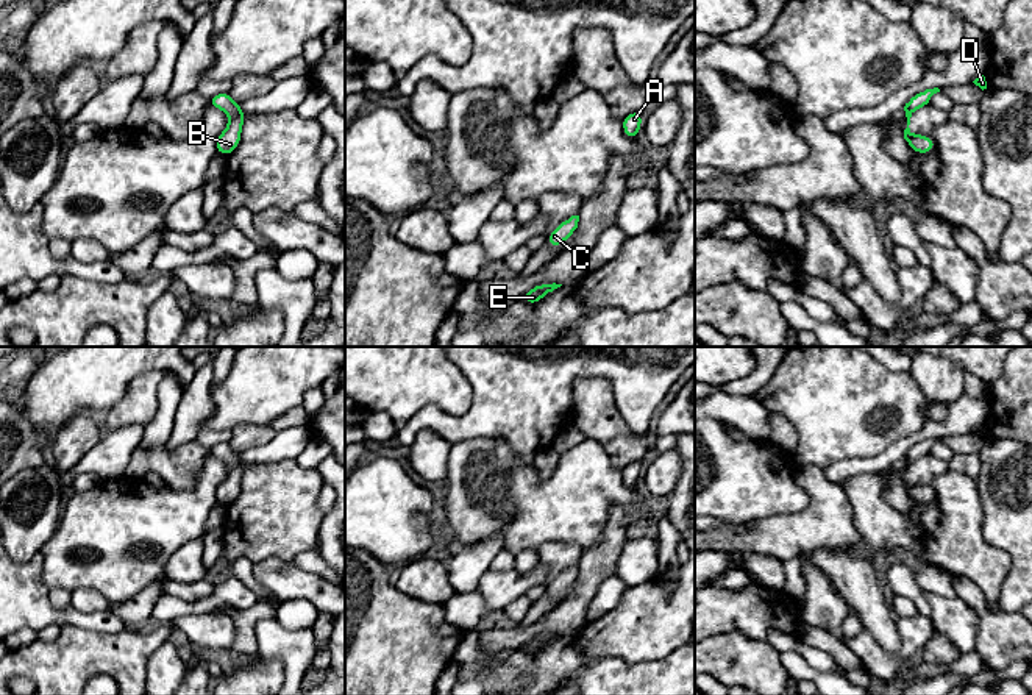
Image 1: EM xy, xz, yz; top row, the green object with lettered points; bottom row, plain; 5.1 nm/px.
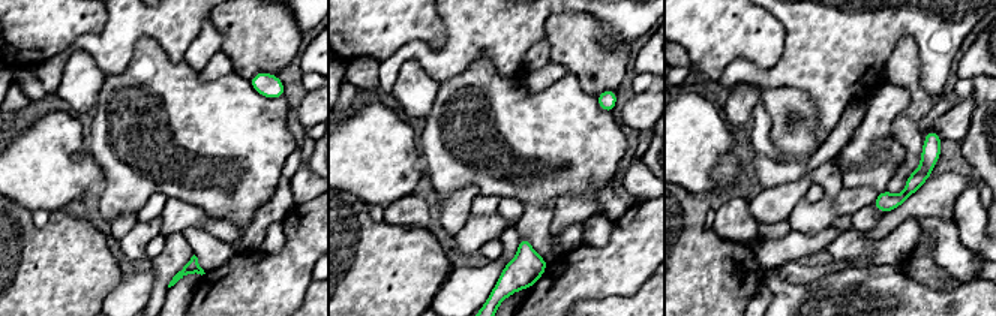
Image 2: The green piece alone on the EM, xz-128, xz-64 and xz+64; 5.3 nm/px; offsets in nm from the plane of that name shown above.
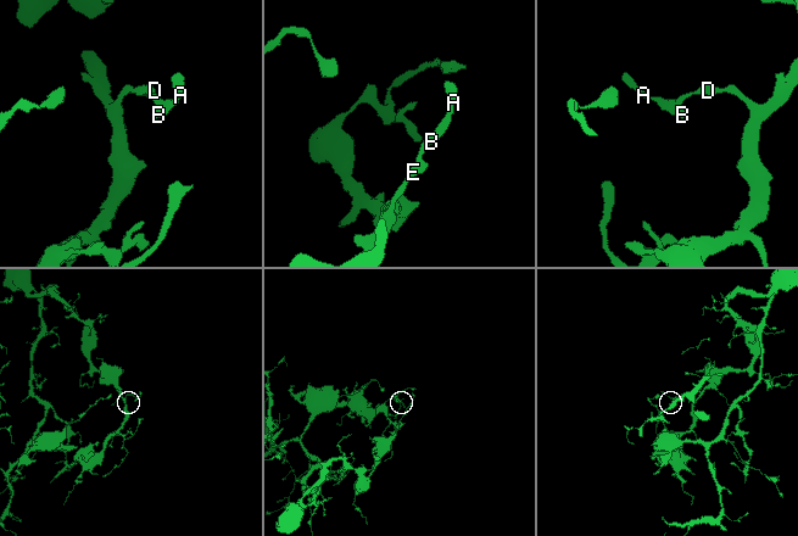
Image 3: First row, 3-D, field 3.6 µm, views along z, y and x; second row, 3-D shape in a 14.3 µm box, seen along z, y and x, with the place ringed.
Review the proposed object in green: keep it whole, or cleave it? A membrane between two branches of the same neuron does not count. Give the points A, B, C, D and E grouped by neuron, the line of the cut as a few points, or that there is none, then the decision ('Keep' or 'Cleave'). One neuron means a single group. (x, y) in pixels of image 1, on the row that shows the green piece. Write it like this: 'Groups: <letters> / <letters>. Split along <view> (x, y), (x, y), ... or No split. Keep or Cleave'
Groups: A B C D E. No split. Keep

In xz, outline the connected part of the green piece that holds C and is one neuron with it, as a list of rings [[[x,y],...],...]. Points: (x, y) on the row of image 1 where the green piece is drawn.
[[[571,216],[570,219],[564,220],[548,237],[546,242],[551,247],[559,247],[567,241],[567,237],[576,233],[579,222],[579,216]]]

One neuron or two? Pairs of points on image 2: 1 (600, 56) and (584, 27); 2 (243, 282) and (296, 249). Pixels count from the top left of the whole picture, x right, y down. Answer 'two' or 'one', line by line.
1: one
2: one

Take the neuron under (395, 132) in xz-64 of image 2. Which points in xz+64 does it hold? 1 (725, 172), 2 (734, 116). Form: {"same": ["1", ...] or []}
{"same": []}

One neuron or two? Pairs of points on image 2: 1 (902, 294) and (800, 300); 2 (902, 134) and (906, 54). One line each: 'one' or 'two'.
1: one
2: one

